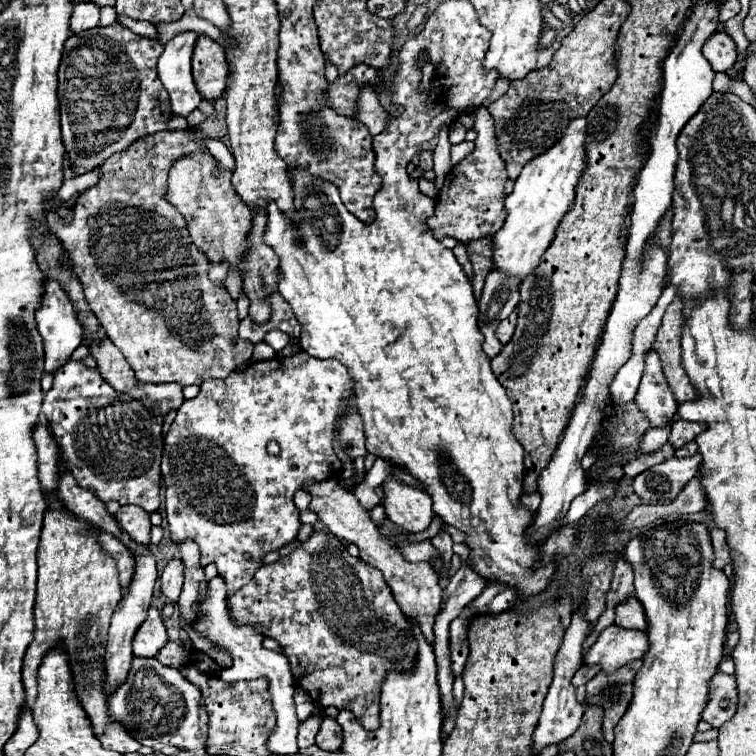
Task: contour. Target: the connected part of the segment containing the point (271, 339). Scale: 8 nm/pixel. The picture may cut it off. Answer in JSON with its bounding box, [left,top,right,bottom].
[264,330,290,352]

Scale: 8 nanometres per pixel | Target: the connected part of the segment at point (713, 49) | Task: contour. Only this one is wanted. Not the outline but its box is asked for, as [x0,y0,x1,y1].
[704,30,738,72]

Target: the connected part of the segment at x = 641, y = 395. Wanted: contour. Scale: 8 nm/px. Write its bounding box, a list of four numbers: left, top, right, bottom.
[636,350,678,426]

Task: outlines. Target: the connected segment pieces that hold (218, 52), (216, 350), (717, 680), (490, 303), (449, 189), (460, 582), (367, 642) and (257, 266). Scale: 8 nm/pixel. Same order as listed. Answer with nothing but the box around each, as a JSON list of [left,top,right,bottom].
[[192,36,228,102],[48,130,254,386],[702,672,738,728],[480,268,520,358],[428,108,508,244],[432,544,486,738],[226,530,416,730],[242,210,278,324]]

